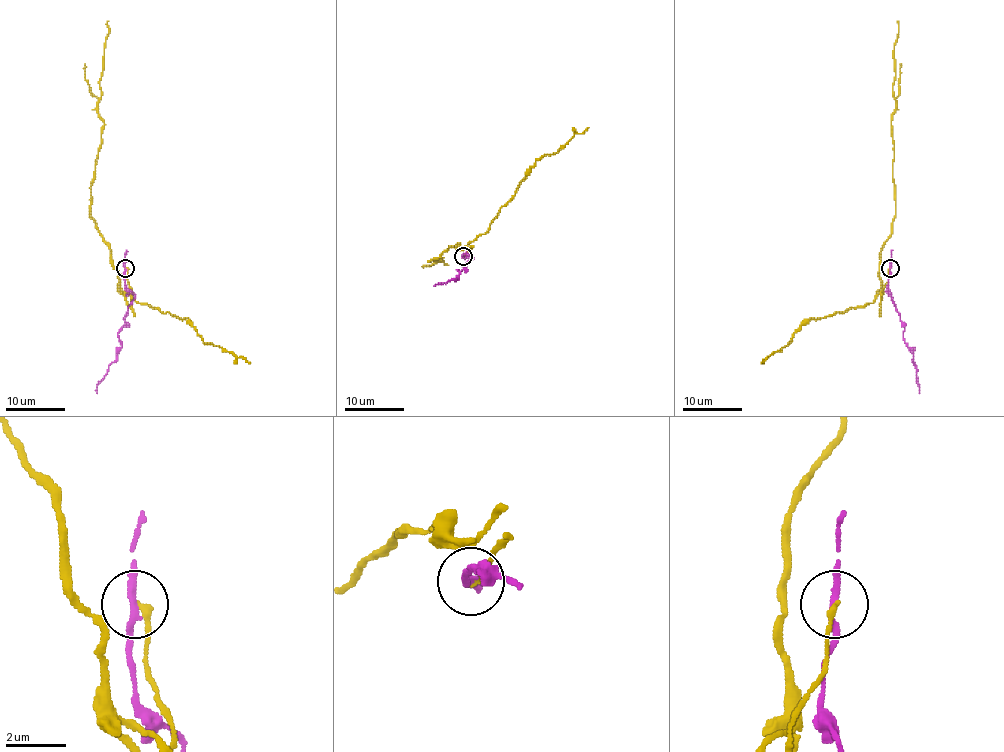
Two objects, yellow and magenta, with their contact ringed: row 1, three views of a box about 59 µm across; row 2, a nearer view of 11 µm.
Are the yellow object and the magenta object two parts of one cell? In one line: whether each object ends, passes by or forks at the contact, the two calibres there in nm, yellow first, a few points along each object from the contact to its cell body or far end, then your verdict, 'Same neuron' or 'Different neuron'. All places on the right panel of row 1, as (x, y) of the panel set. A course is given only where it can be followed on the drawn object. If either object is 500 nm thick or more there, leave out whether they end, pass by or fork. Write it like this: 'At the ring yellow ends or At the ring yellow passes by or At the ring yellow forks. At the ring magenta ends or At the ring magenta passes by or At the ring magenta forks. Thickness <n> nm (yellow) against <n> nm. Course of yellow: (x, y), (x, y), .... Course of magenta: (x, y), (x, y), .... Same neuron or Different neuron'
At the ring yellow ends. At the ring magenta passes by. Thickness 200 nm (yellow) against 200 nm. Course of yellow: (891, 267), (881, 292), (881, 306), (881, 250), (891, 235), (895, 216), (891, 124), (897, 21). Course of magenta: (889, 267), (891, 300), (904, 326), (903, 334), (907, 347), (913, 354), (919, 393). Different neuron

